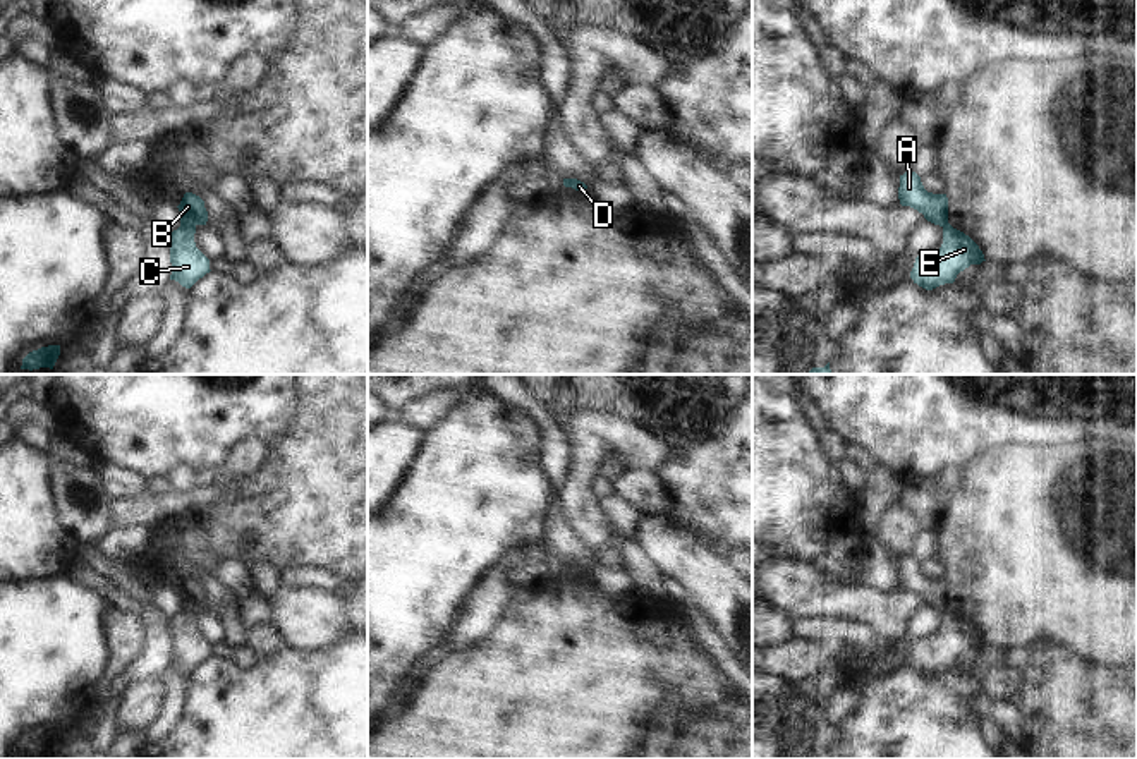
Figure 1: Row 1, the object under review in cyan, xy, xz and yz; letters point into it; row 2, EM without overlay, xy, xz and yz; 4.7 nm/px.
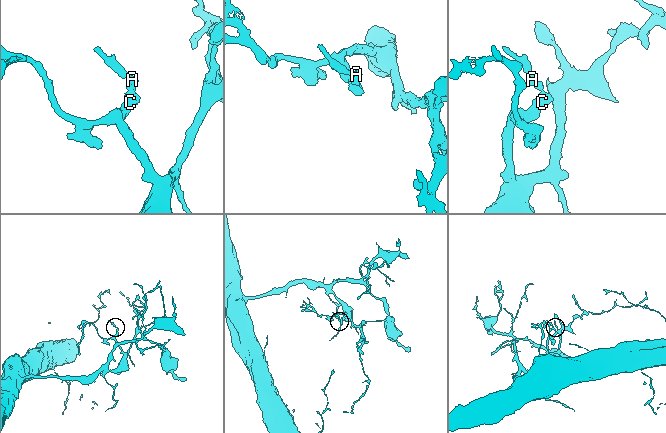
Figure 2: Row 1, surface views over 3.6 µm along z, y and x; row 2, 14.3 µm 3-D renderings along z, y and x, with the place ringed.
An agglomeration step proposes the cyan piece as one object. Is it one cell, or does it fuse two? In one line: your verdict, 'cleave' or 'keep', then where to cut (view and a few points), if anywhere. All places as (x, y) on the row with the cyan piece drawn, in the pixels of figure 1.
cleave; cut xy (181, 224), (194, 227)

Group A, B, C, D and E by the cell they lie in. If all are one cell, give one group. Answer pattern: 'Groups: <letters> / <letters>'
Groups: A B / C D E.

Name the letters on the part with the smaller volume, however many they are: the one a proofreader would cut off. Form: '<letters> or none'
A, B

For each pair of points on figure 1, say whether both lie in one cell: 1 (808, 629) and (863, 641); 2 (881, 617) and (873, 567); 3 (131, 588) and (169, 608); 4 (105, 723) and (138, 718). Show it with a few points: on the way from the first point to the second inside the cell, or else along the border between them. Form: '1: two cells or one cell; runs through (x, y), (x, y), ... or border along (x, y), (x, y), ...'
1: one cell; runs through (821, 631), (849, 631)
2: two cells; border along (854, 582), (881, 591), (899, 589)
3: two cells; border along (155, 589), (150, 601)
4: two cells; border along (119, 698), (115, 711), (117, 732)

